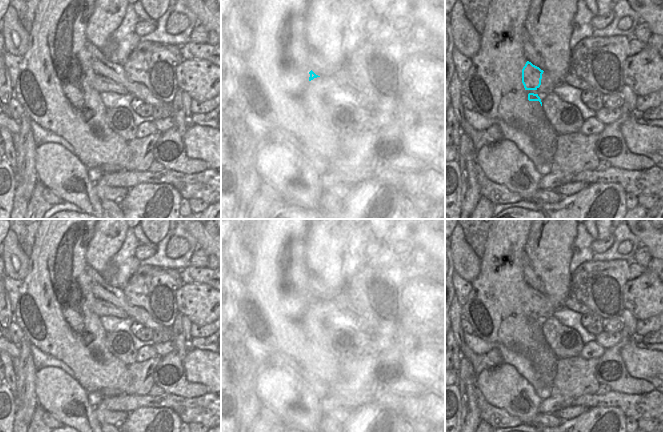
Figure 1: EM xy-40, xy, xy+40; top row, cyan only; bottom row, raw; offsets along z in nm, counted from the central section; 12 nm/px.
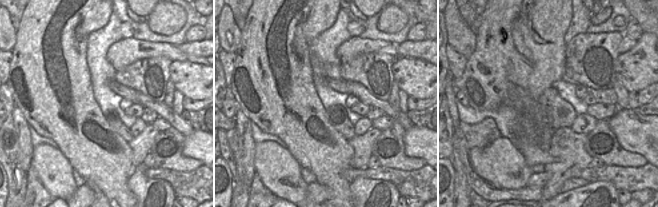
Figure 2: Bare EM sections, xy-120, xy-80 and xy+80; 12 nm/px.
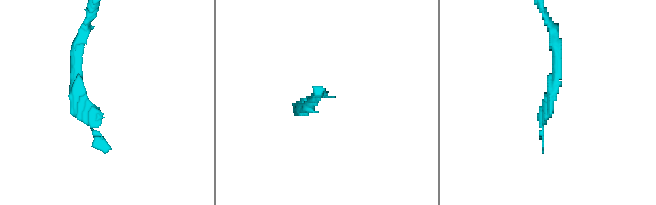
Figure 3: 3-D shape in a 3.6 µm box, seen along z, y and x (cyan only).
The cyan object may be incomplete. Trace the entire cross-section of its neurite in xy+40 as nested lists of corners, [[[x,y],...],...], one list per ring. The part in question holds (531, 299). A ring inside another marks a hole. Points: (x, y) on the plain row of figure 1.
[[[527,285],[522,293],[522,307],[525,314],[537,314],[541,309],[543,294]]]

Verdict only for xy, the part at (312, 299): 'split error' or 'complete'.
split error

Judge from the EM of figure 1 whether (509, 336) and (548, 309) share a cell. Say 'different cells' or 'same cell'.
different cells

